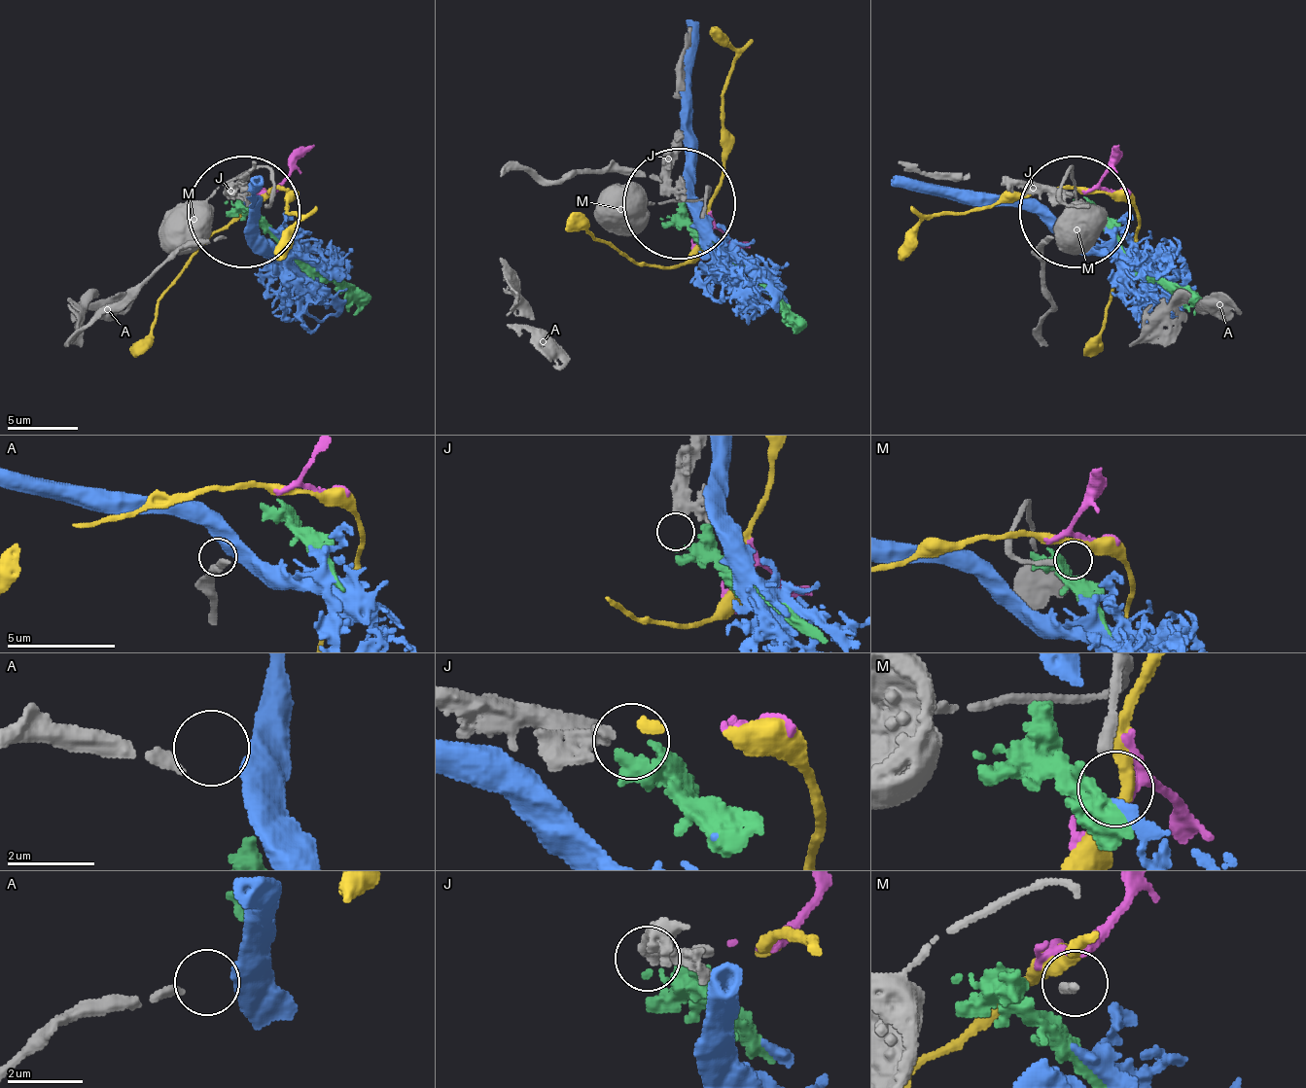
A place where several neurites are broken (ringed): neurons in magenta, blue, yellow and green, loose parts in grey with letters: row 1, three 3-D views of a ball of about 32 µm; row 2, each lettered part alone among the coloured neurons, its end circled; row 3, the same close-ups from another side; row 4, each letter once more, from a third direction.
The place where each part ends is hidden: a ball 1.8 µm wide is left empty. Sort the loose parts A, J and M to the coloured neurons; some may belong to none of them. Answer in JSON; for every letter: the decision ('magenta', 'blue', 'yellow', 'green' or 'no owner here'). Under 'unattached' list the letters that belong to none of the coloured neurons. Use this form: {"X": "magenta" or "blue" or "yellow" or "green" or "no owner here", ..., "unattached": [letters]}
{"A": "blue", "J": "green", "M": "no owner here", "unattached": ["M"]}

